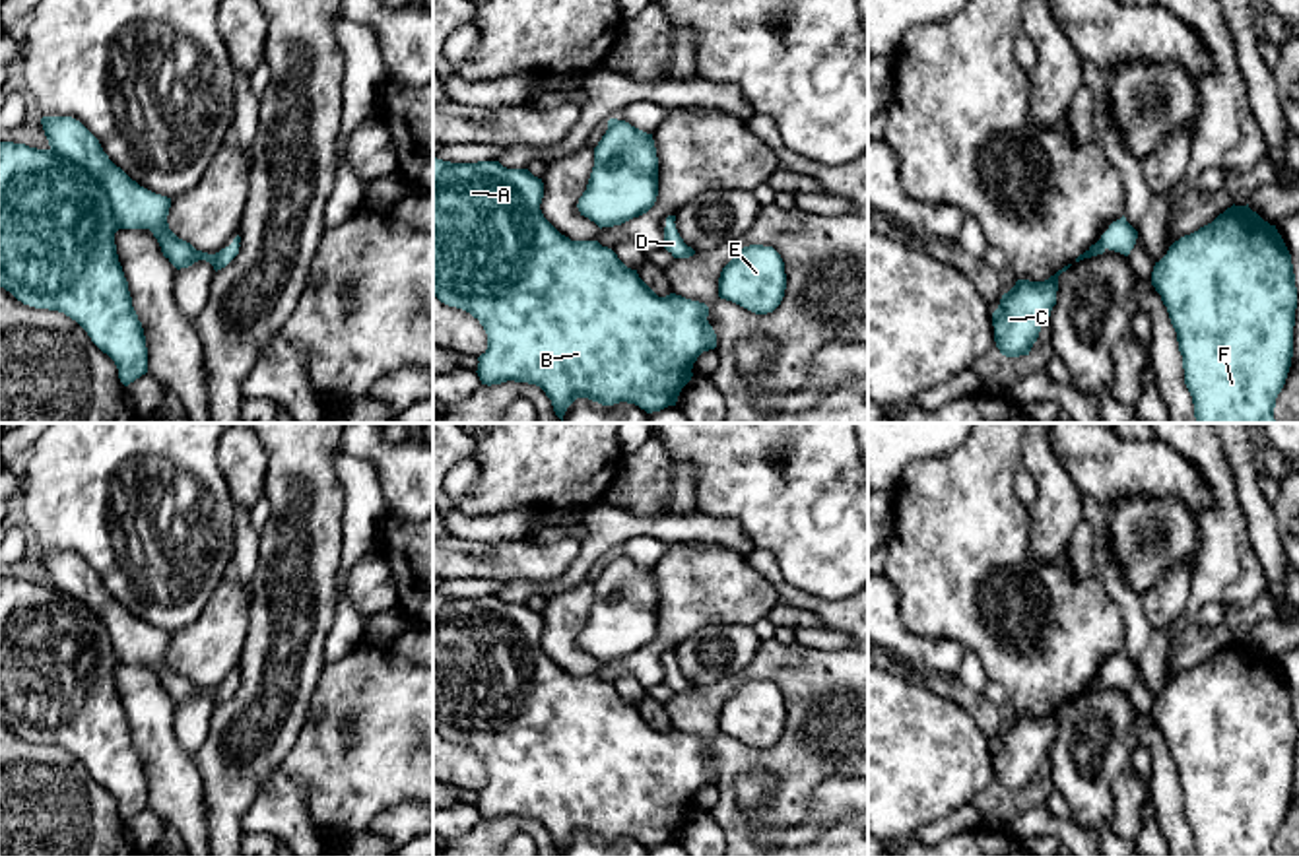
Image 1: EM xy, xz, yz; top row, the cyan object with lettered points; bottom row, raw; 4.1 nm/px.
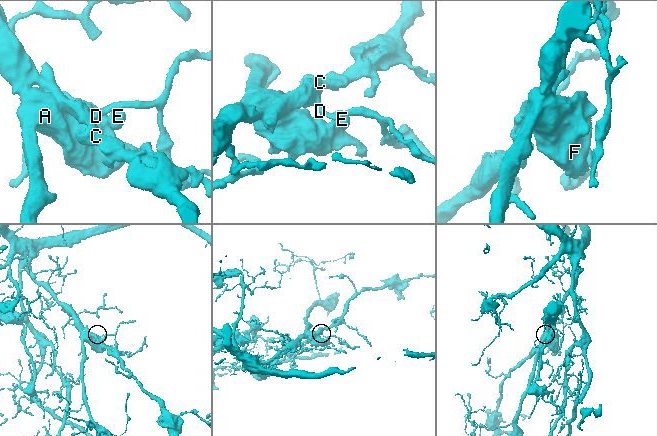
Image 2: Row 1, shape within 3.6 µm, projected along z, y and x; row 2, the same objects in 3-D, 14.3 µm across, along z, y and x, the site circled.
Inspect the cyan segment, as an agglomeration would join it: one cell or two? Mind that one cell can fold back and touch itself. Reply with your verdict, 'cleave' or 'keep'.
keep

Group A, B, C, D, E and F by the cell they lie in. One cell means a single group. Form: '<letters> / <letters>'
A B C D E F

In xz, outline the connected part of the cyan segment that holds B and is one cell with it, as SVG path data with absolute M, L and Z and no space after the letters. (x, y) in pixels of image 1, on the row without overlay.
M433 590L433 730L483 761L487 784L476 806L482 819L536 819L561 856L577 833L602 840L627 837L647 848L676 840L697 792L716 782L709 741L676 728L658 732L612 683L561 670L544 652L542 633L544 617L528 604L507 604L499 596L450 598Z

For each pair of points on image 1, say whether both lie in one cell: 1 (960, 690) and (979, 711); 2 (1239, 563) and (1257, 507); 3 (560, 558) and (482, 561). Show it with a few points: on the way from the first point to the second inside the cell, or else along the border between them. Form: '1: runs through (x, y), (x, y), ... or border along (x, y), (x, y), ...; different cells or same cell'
1: runs through (965, 695), (975, 705); same cell
2: border along (1235, 492), (1245, 517), (1249, 544), (1265, 579); different cells
3: runs through (540, 561), (501, 561); same cell

